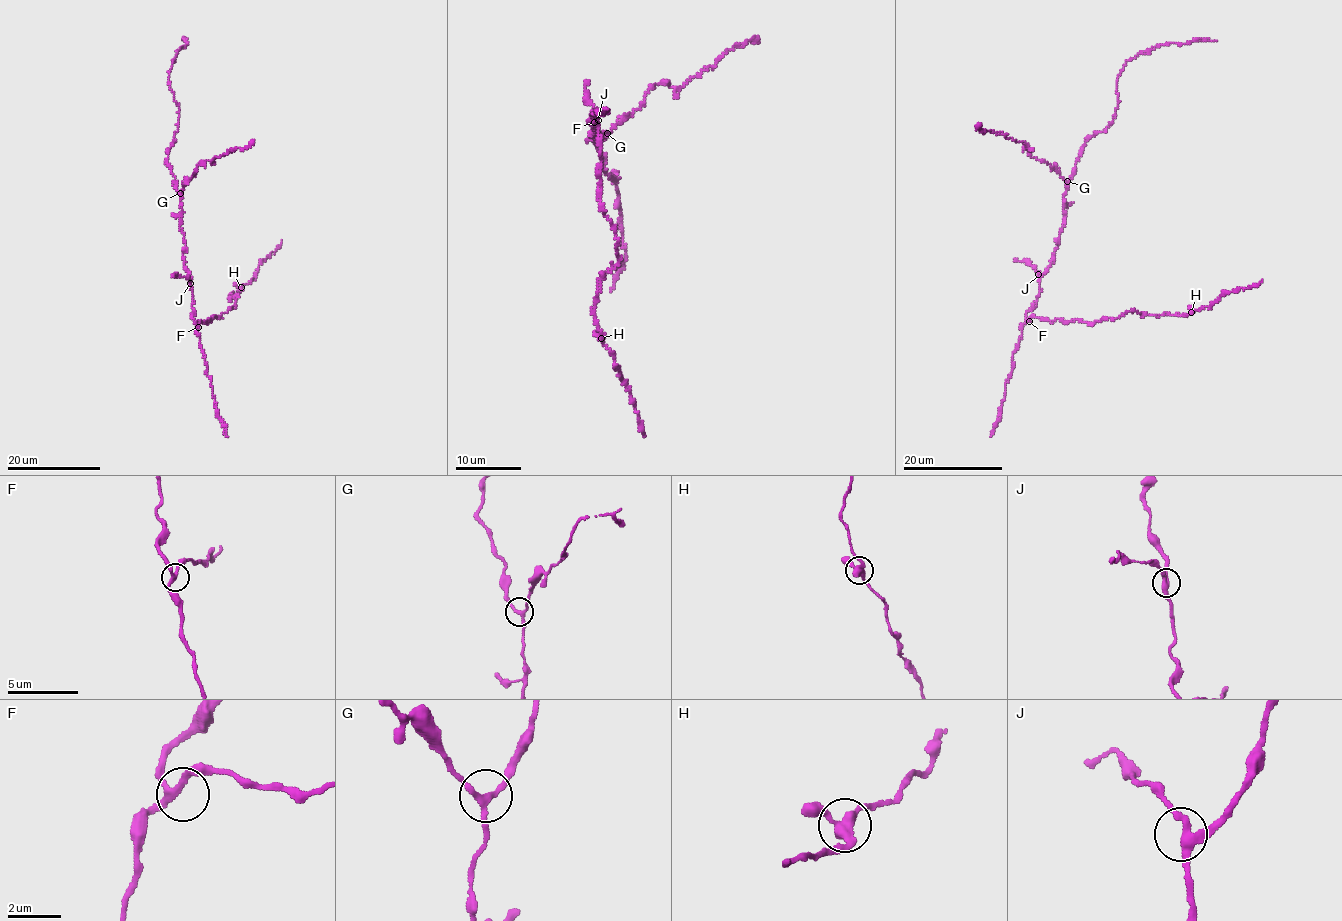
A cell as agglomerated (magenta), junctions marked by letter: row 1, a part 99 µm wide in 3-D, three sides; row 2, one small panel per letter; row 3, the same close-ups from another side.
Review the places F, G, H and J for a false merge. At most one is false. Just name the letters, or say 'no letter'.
no letter

